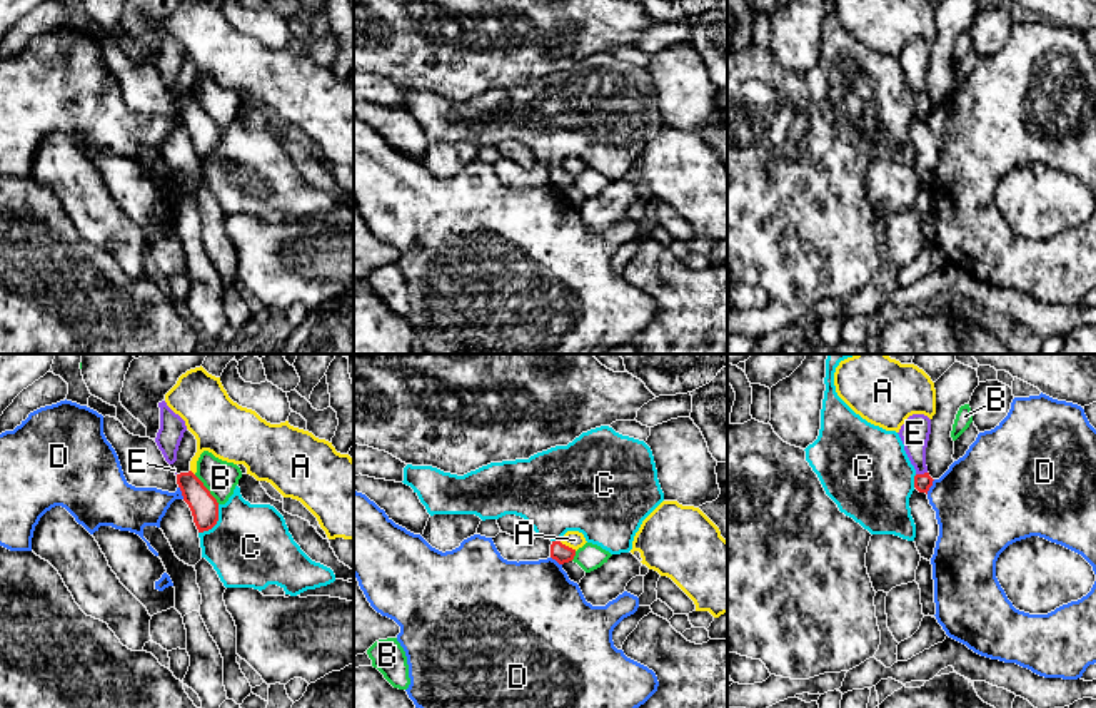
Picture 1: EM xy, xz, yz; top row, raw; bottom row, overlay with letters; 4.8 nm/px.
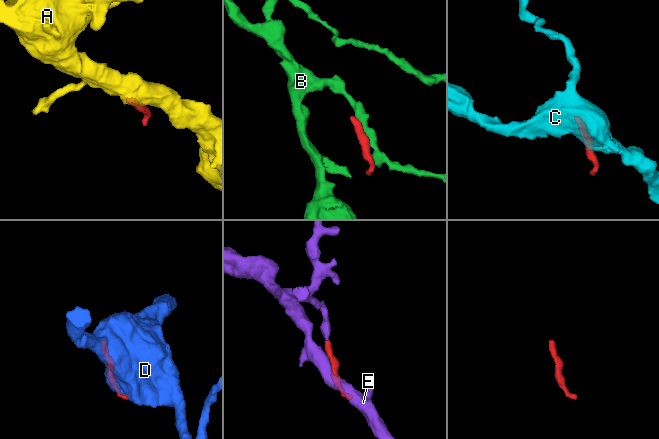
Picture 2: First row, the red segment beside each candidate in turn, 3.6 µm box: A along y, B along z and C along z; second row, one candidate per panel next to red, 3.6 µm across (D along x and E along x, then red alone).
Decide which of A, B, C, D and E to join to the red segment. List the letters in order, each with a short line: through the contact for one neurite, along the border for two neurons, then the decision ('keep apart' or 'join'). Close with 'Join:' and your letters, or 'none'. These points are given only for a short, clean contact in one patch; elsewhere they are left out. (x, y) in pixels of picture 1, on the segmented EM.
A: line xz (559, 540), (576, 550); keep apart
B: keep apart
C: keep apart
D: keep apart
E: line yz (921, 481), (921, 475), (915, 433); join
Join: E

